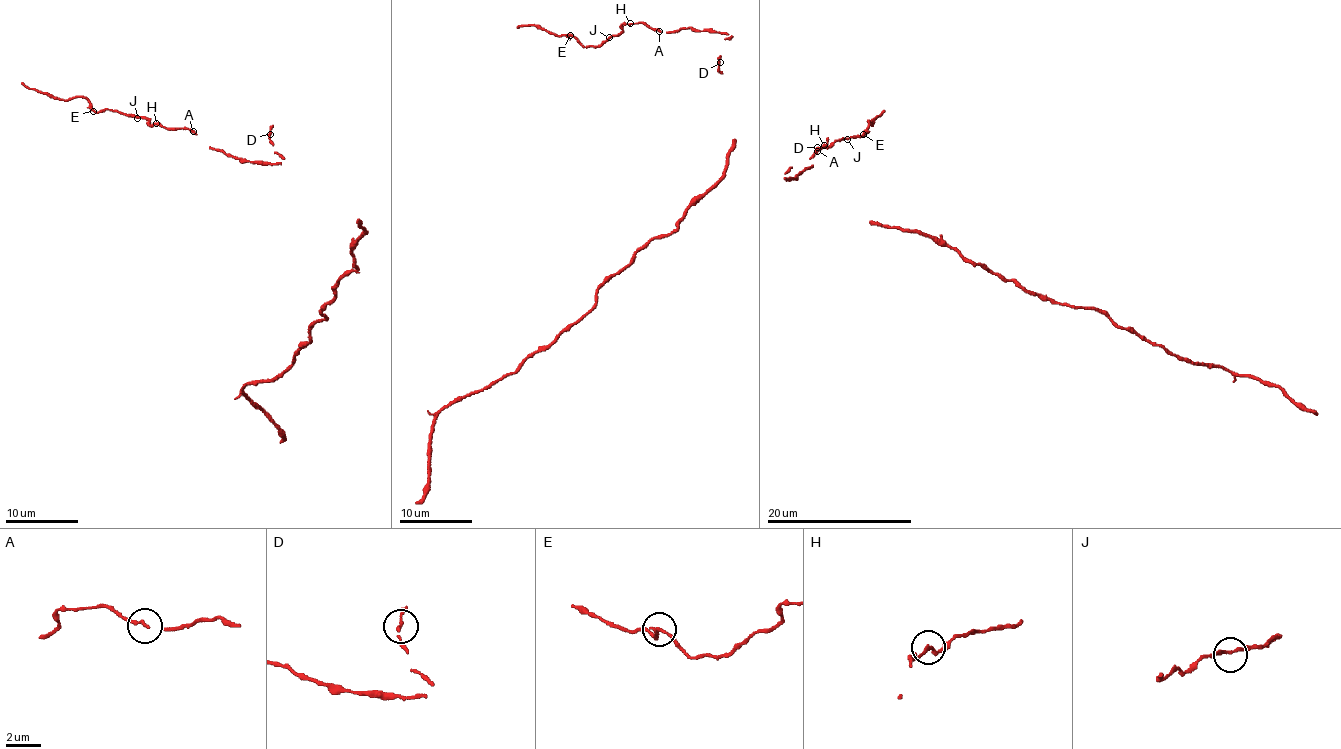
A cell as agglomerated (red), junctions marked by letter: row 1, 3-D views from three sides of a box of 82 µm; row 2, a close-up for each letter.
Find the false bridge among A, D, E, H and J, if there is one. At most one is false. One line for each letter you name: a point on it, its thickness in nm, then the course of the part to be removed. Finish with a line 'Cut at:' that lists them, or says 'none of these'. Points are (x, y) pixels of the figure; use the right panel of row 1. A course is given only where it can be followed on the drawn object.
Cut at: none of these

